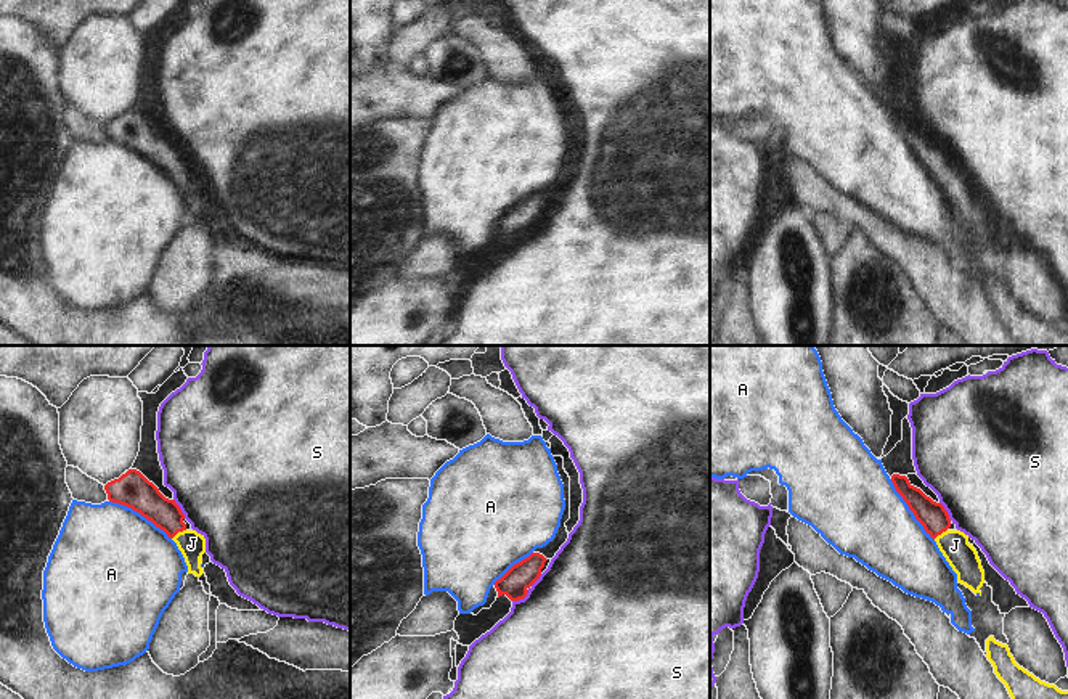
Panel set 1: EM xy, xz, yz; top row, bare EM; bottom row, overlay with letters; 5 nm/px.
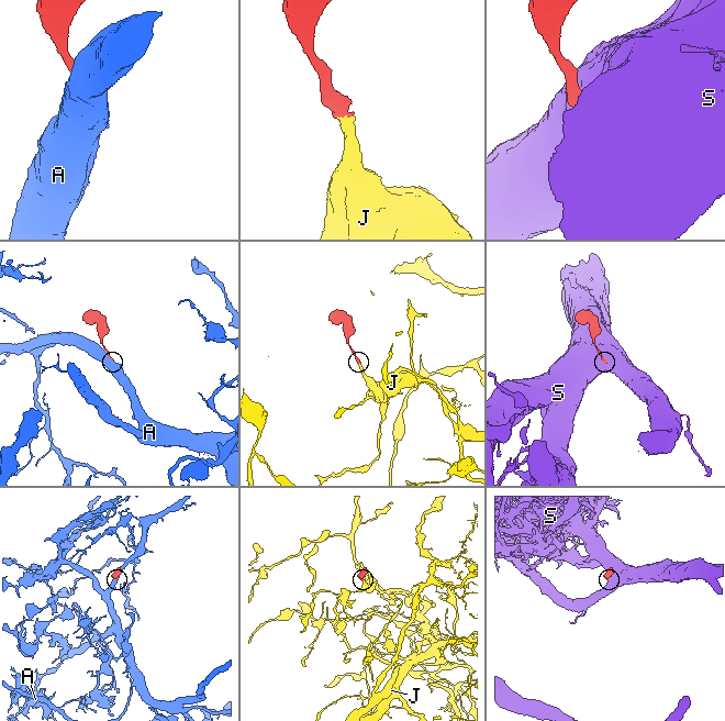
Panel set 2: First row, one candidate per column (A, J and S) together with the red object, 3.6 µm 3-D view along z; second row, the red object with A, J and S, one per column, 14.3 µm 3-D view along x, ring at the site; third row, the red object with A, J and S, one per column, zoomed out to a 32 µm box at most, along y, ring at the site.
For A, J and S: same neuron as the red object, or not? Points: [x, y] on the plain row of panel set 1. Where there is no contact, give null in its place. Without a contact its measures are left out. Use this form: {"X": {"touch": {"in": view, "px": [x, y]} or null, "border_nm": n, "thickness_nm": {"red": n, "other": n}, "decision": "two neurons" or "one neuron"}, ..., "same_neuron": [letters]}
{"A": {"touch": {"in": "xy", "px": [140, 153]}, "border_nm": 360, "thickness_nm": {"red": 180, "other": 480}, "decision": "two neurons"}, "J": {"touch": {"in": "xy", "px": [179, 171]}, "border_nm": 90, "thickness_nm": {"red": 160, "other": 130}, "decision": "one neuron"}, "S": {"touch": {"in": "xz", "px": [527, 232]}, "border_nm": 200, "thickness_nm": {"red": 140, "other": 500}, "decision": "two neurons"}, "same_neuron": ["J"]}

